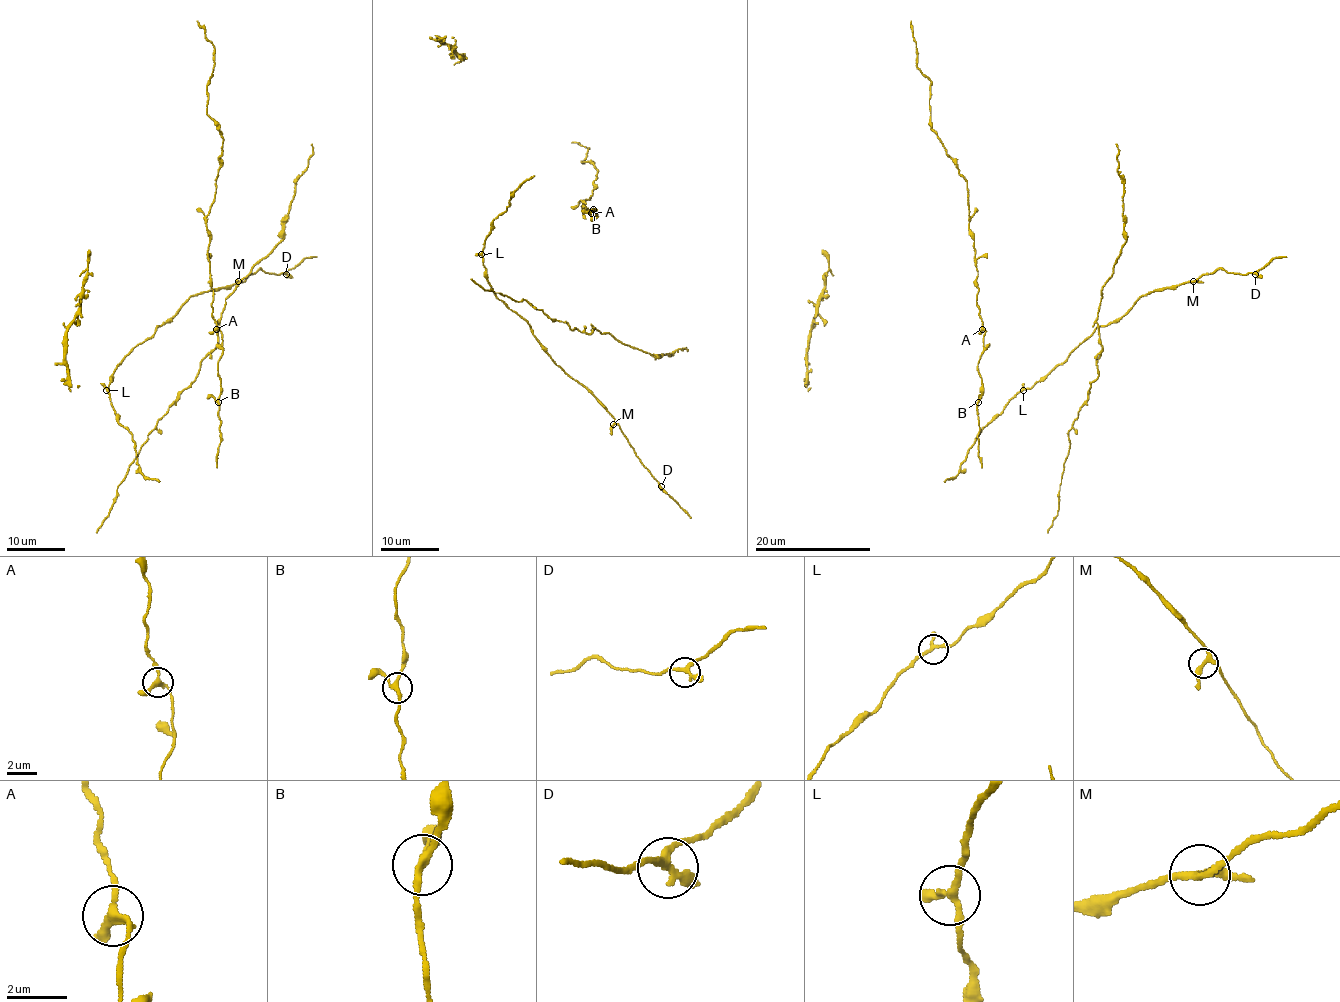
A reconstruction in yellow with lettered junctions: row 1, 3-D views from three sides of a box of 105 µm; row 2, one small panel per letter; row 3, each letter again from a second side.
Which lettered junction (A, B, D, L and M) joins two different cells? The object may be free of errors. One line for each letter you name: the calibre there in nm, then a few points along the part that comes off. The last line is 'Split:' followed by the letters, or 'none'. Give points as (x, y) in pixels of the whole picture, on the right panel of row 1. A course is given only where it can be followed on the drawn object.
Split: none

